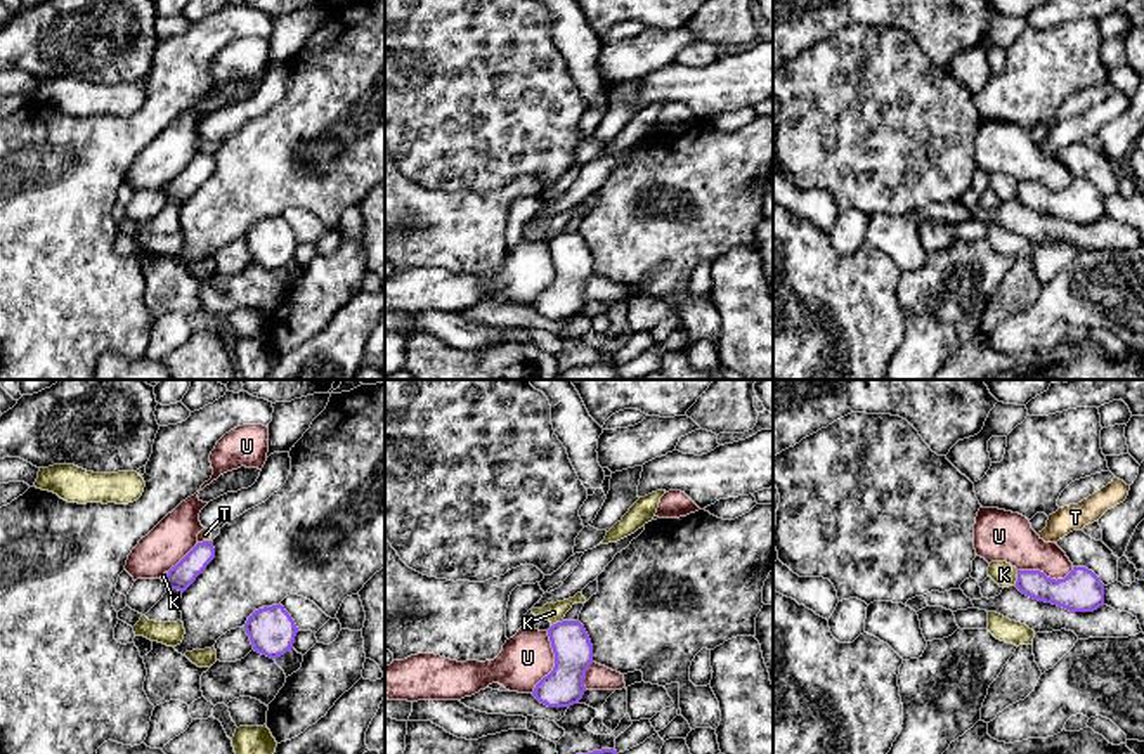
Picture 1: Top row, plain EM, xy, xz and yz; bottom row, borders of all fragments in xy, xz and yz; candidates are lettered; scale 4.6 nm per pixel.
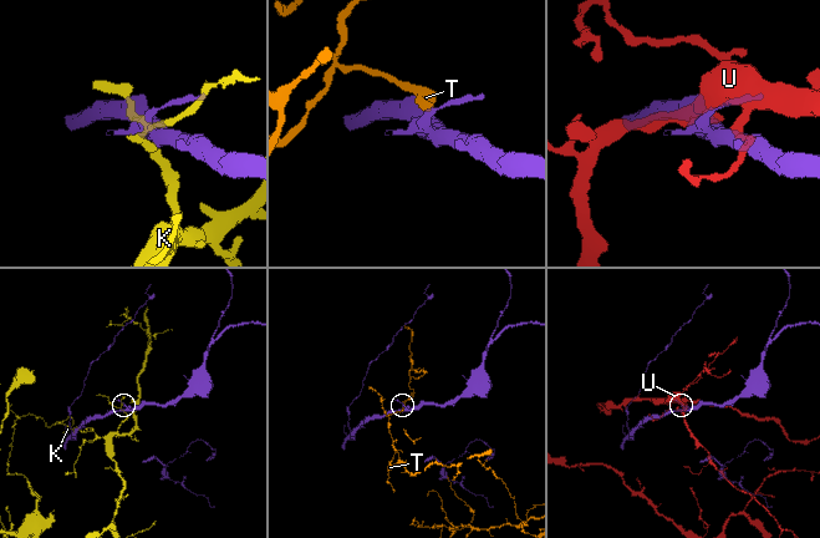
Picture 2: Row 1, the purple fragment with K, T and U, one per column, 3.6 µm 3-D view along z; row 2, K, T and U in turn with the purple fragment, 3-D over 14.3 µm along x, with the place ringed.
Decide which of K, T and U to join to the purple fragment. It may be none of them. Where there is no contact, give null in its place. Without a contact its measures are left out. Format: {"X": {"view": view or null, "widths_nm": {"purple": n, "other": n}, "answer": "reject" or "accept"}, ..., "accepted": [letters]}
{"K": {"view": "yz", "widths_nm": {"purple": 140, "other": 110}, "answer": "reject"}, "T": {"view": "xy", "widths_nm": {"purple": 120, "other": 60}, "answer": "reject"}, "U": {"view": "xz", "widths_nm": {"purple": 190, "other": 240}, "answer": "reject"}, "accepted": []}

